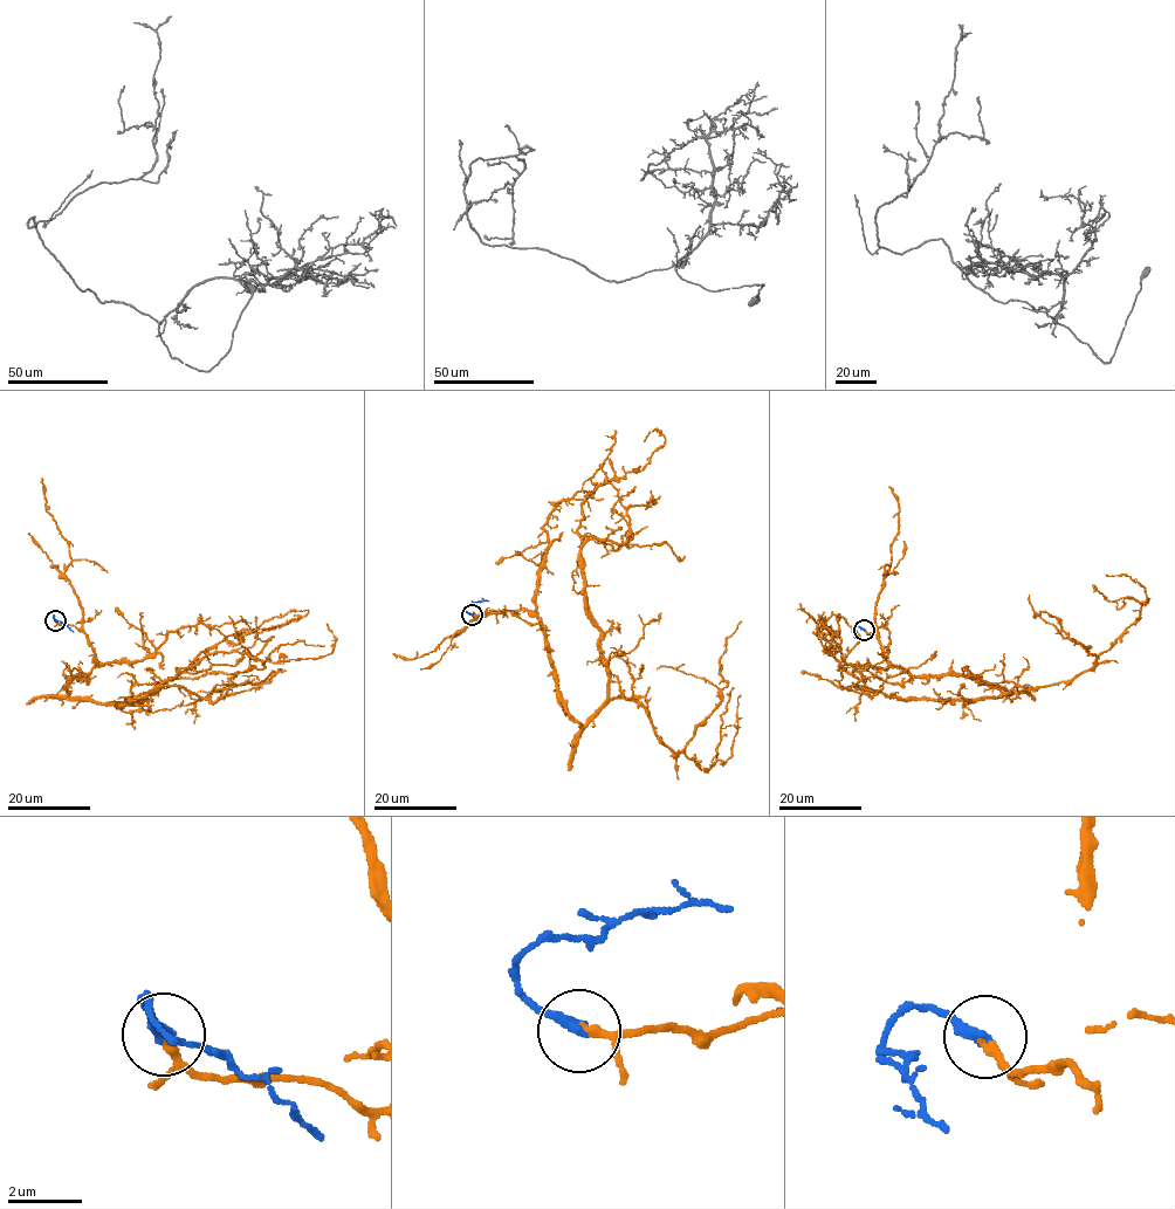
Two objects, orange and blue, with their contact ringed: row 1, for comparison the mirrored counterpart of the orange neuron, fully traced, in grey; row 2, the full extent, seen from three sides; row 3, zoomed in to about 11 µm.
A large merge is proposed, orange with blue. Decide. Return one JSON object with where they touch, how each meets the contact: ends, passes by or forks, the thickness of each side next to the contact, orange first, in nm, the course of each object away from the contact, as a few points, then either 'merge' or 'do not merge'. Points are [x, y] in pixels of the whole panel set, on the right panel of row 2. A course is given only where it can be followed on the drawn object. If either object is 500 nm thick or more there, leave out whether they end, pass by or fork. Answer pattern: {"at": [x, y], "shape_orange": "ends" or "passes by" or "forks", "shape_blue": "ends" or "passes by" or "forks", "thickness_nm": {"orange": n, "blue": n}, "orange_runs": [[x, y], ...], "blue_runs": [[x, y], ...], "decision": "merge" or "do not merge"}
{"at": [864, 630], "shape_orange": "passes by", "shape_blue": "ends", "thickness_nm": {"orange": 160, "blue": 320}, "orange_runs": [[864, 629], [913, 675], [1007, 692], [868, 691], [825, 652], [824, 612]], "blue_runs": [[864, 629], [857, 626], [853, 629], [859, 640]], "decision": "merge"}

